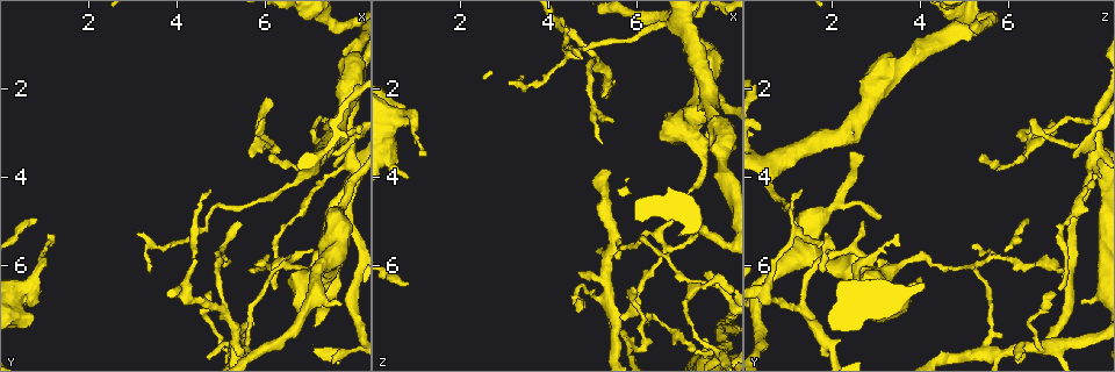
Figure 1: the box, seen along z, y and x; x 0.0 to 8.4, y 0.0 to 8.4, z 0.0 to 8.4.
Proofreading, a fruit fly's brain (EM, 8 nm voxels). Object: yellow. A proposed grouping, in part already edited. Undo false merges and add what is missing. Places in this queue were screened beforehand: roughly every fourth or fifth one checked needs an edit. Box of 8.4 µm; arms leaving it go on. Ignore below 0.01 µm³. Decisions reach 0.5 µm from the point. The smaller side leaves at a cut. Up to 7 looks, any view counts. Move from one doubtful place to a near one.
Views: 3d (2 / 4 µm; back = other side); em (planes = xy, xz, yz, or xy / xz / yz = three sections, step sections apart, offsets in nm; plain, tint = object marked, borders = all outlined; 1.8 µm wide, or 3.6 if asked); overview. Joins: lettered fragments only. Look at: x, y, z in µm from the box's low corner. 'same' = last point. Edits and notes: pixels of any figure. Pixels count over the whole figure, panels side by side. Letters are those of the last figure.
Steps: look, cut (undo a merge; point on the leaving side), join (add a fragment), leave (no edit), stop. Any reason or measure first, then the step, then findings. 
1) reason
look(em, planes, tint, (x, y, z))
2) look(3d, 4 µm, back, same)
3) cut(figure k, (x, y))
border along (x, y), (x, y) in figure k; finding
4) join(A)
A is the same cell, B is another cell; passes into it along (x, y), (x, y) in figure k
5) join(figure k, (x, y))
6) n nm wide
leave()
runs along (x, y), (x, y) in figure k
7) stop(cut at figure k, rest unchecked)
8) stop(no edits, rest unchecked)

tapers out
look(3d, 4 µm, (6.00, 2.70, 6.60))

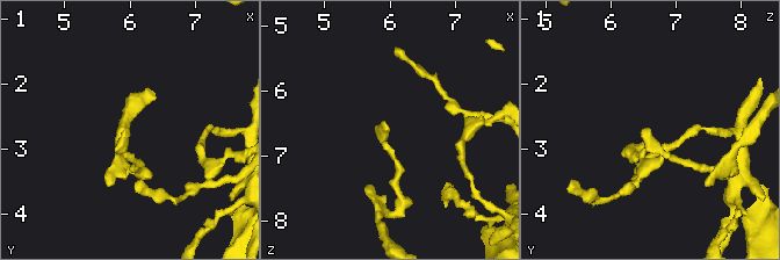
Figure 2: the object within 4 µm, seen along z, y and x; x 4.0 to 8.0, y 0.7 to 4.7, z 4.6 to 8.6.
look(em, planes, tint, (5.95, 2.65, 6.55))

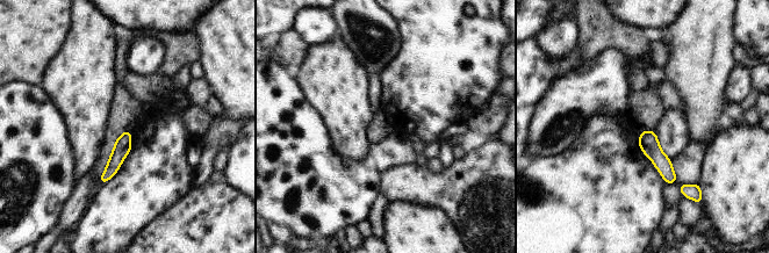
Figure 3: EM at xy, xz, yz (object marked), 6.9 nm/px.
look(em, planes, borders, same)

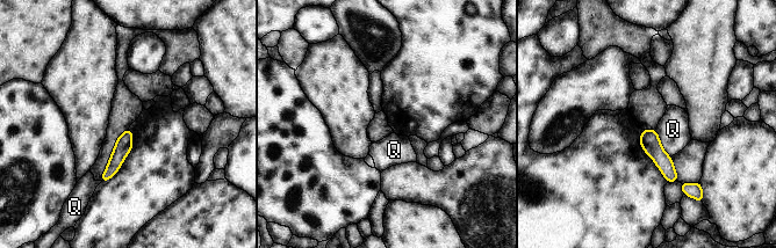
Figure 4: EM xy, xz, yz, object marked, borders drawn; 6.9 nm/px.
120 nm wide
leave()
Q is another cell; runs along (646, 132), (653, 148), (674, 177) in figure 4; none of them fits

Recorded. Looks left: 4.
tapers out
look(3d, 4 µm, back, (5.70, 6.05, 7.20))

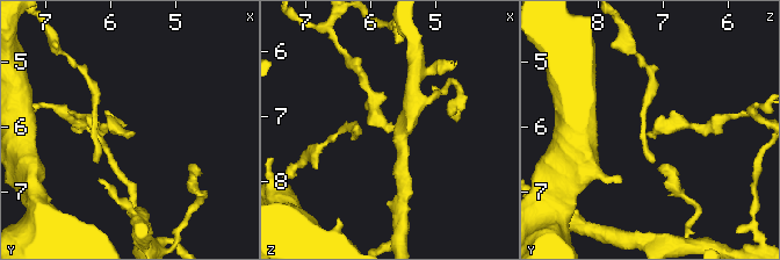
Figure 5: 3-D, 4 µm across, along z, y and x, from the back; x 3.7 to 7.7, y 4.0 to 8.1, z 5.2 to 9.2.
look(em, planes, tint, (5.65, 6.10, 7.20))

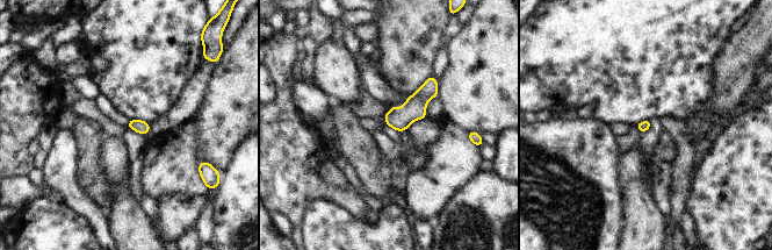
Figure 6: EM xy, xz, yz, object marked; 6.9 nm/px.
see the neighbours
look(em, planes, borders, same)

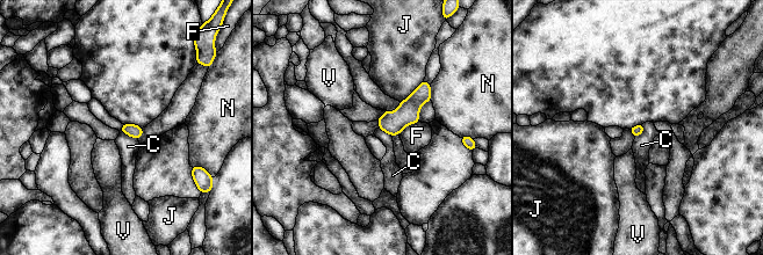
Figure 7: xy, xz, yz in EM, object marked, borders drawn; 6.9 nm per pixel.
J touches over 220 nm
leave()
C, F, J, N and V are other cells; none of them fits

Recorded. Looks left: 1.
sudden change in width
look(em, 3.6 µm, planes, borders, (7.75, 4.55, 2.15))

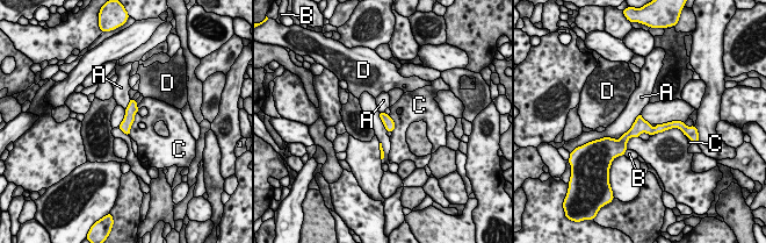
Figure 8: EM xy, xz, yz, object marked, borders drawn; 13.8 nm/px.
leave()
A, B, C and D are other cells; border along (640, 113), (618, 140), (606, 137) in figure 8; one neuron here

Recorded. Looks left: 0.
stop(no edits, rest unchecked)

